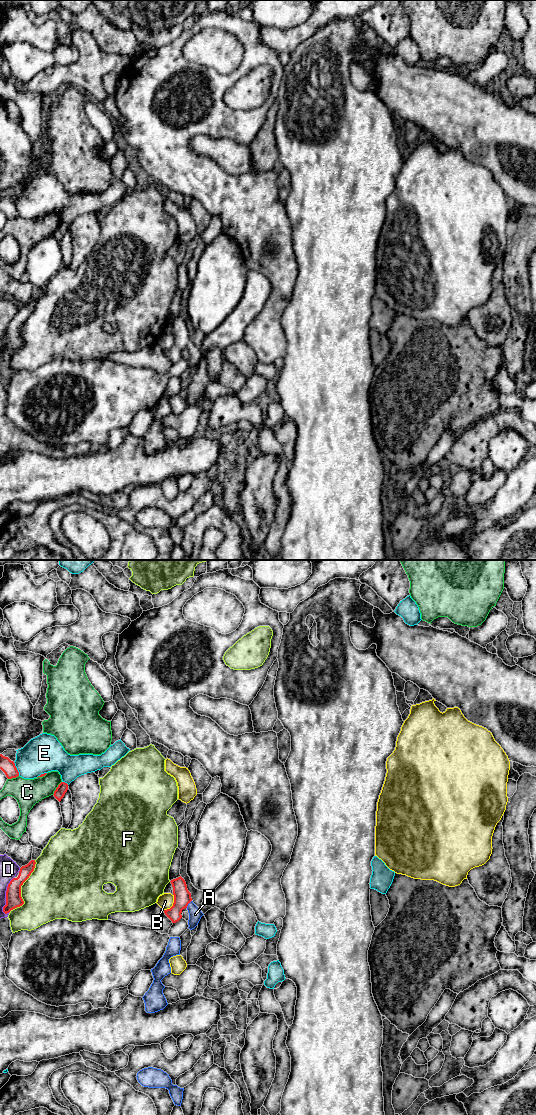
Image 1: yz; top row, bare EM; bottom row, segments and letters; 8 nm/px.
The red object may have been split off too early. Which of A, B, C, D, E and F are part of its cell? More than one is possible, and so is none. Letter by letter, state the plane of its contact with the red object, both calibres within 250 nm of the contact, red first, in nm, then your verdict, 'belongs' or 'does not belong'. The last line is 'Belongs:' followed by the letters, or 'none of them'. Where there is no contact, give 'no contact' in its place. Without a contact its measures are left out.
A: meets red in yz; 140 nm thick on the red side, 100 nm on the other; belongs
B: meets red in yz; 140 nm thick on the red side, 120 nm on the other; does not belong
C: meets red in yz; 90 nm thick on the red side, 220 nm on the other; does not belong
D: meets red in yz; 130 nm thick on the red side, 140 nm on the other; does not belong
E: meets red in yz; 110 nm thick on the red side, 300 nm on the other; does not belong
F: meets red in yz; 130 nm thick on the red side, 440 nm on the other; does not belong
Belongs: A

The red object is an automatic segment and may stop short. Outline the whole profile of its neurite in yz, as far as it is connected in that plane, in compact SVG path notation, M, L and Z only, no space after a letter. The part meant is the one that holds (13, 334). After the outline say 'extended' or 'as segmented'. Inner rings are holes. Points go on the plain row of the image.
M31 300L27 305L22 306L17 318L13 318L8 324L6 331L6 345L3 347L5 354L24 344L21 337L21 326L29 318L35 308L35 300Z; as segmented

